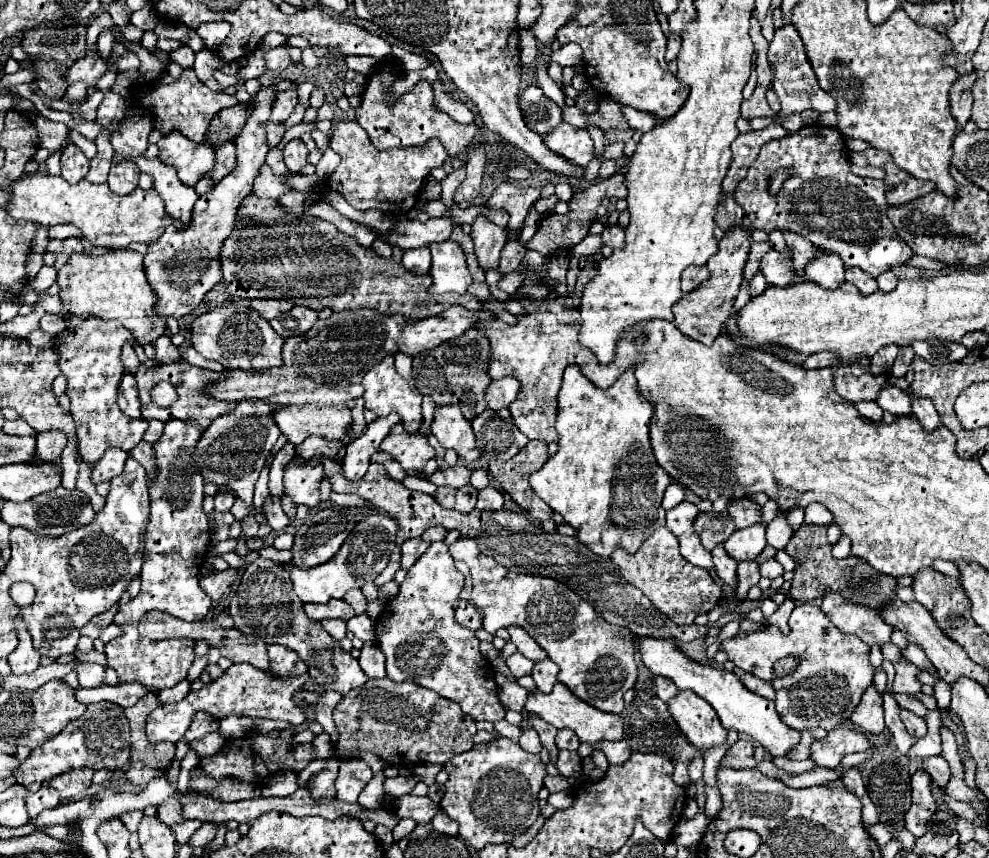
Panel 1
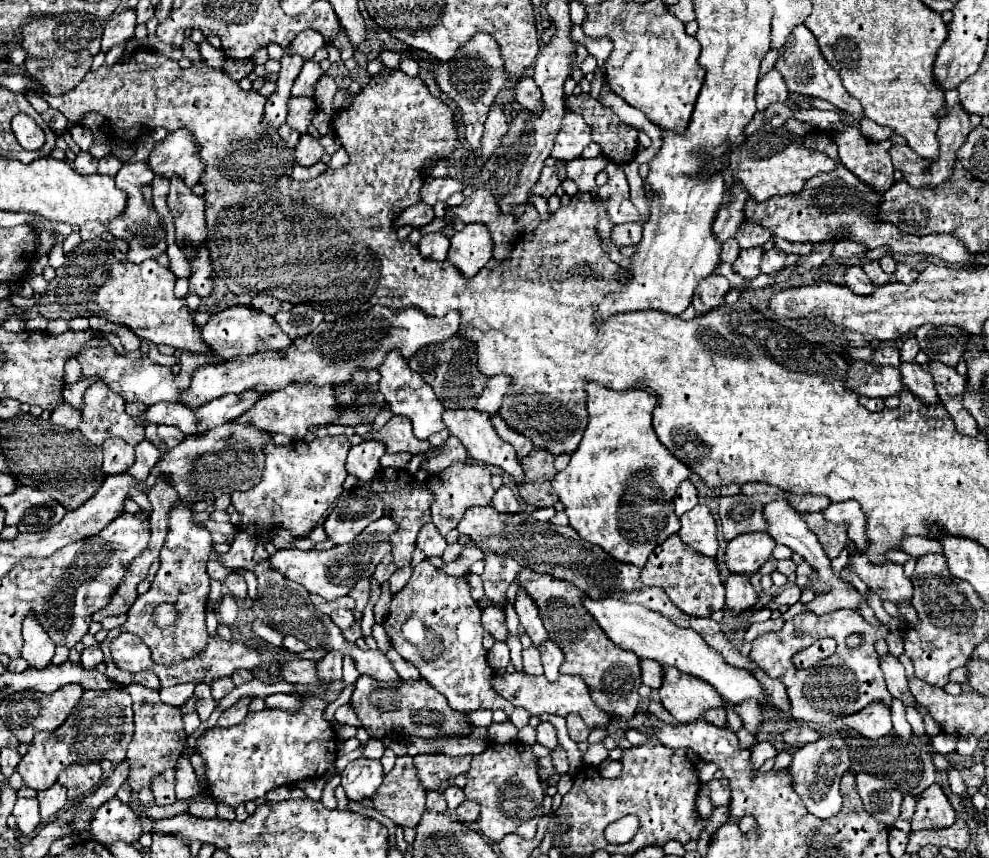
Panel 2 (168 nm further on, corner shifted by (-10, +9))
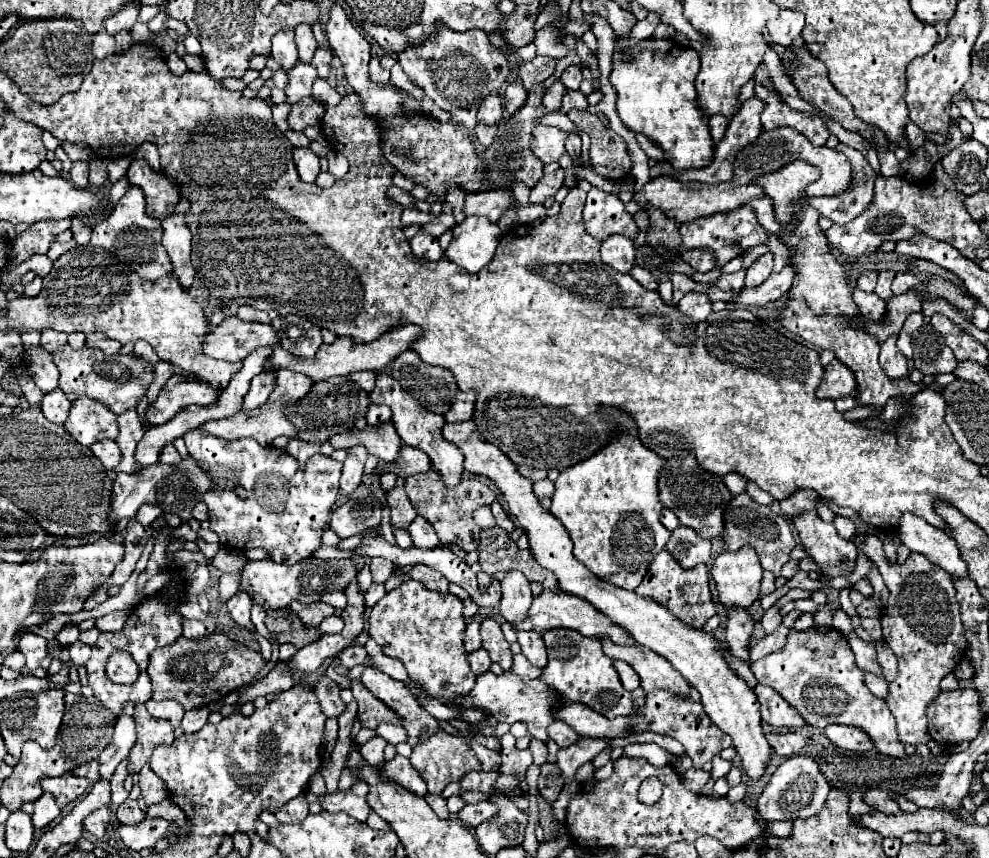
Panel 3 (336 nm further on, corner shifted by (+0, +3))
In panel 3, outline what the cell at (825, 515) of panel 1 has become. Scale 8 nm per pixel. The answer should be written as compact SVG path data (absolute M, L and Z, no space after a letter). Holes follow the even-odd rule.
M869 536L859 550L863 550L879 566L889 588L889 600L881 614L881 630L883 640L897 656L897 676L889 684L887 694L887 706L897 722L897 736L903 744L927 744L931 736L927 734L925 710L939 696L941 678L955 670L967 646L953 580L945 570L933 566L919 552L911 552L903 564L891 564L877 536Z

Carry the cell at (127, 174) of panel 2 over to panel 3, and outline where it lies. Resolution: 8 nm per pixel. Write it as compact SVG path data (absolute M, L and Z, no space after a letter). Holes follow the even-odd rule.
M129 186L127 194L119 200L119 204L115 206L113 214L109 218L105 218L105 222L99 222L93 232L91 232L91 244L93 246L101 246L109 252L115 252L115 256L121 258L129 258L131 264L135 264L139 276L143 280L157 280L163 274L169 274L173 270L171 260L161 244L161 222L155 218L149 218L145 214L145 198L143 192L135 186Z

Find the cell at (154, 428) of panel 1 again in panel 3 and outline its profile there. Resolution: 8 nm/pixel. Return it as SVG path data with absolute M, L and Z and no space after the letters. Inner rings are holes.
M167 444L167 446L163 448L163 452L161 452L159 462L163 462L163 464L179 464L179 462L181 462L181 456L179 456L179 452L175 450L173 444Z

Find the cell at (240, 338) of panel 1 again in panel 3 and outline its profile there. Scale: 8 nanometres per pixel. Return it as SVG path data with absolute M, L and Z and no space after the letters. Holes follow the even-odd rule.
M237 316L225 318L223 324L215 326L203 344L203 352L219 360L245 360L251 350L259 346L277 344L277 332L271 324L243 322Z

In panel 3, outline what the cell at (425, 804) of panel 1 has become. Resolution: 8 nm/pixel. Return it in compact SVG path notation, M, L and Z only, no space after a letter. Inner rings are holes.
M427 794L425 798L429 800L431 808L435 810L435 814L437 814L439 818L449 818L449 810L447 810L447 800L445 800L443 796L433 796L433 794Z

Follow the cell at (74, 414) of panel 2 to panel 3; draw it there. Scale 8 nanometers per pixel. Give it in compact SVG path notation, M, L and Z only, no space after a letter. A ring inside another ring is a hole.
M59 388L49 392L41 402L41 410L43 410L45 418L55 424L65 424L69 408L71 408L71 400Z

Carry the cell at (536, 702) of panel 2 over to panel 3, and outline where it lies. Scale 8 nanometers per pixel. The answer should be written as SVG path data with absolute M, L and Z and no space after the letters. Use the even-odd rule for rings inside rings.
M483 672L481 676L477 676L475 688L471 692L459 696L455 700L455 704L459 708L483 710L483 712L495 716L497 722L507 722L507 724L523 722L527 726L527 730L529 730L529 736L547 742L547 726L555 720L553 710L555 710L555 702L559 702L559 698L561 696L555 694L555 690L551 690L541 680L523 682L513 672L503 672L501 676L495 676L491 672Z

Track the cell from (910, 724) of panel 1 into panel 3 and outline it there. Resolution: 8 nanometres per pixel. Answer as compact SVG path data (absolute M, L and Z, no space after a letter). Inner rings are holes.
M849 634L847 642L857 658L857 666L871 674L881 674L879 666L875 666L875 642L865 642L857 634Z

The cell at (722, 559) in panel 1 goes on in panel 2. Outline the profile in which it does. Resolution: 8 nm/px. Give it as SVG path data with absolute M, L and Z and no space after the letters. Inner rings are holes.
M729 574L727 582L725 582L725 590L727 590L727 606L733 612L741 612L741 610L757 604L757 592L751 586L747 576Z

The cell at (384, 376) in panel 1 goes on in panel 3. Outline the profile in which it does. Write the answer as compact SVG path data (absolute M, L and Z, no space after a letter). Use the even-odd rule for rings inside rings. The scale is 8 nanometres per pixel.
M381 374L377 378L377 386L375 390L371 392L371 402L373 404L387 404L393 412L393 424L401 436L401 440L407 444L407 446L413 446L413 448L419 448L423 450L429 460L431 460L431 466L433 470L441 476L441 482L443 486L447 488L455 488L459 482L461 482L461 474L463 474L463 454L457 446L453 446L451 442L447 442L441 434L441 428L445 424L445 418L441 414L433 414L429 410L425 410L419 402L415 402L415 398L411 398L411 394L407 394L405 390L401 390L401 386L397 384L397 380L393 380L391 376L387 374Z

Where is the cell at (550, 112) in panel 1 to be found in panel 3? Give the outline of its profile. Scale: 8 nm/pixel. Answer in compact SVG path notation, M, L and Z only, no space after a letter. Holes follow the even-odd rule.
M511 82L511 84L507 84L507 88L505 88L505 110L509 112L509 114L513 114L515 110L519 110L523 104L525 104L525 100L527 100L527 92L525 92L525 88L523 88L523 84L519 84L519 82Z

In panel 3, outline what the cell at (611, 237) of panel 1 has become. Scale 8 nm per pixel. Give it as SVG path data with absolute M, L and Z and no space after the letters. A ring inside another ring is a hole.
M611 236L601 244L601 258L617 272L631 272L635 266L635 246L627 236Z

